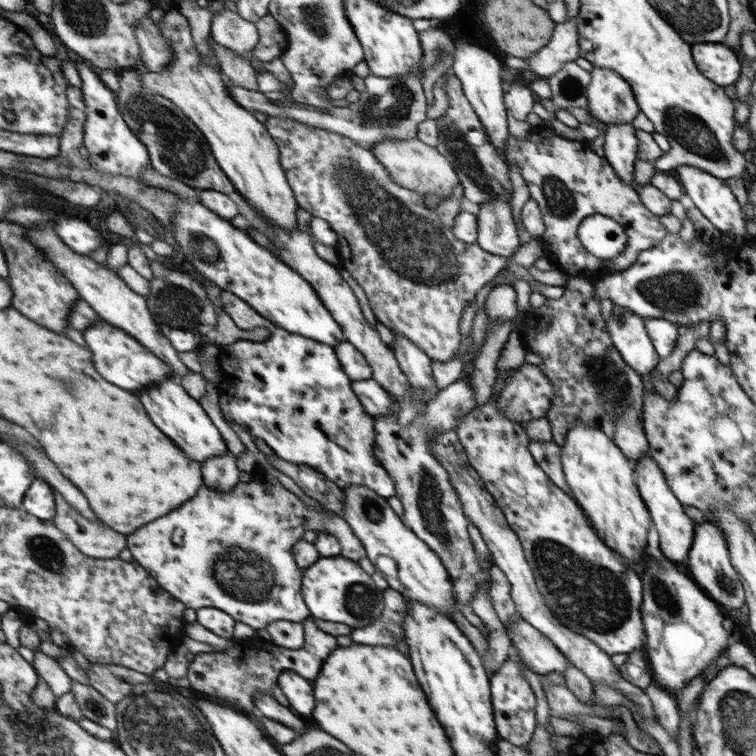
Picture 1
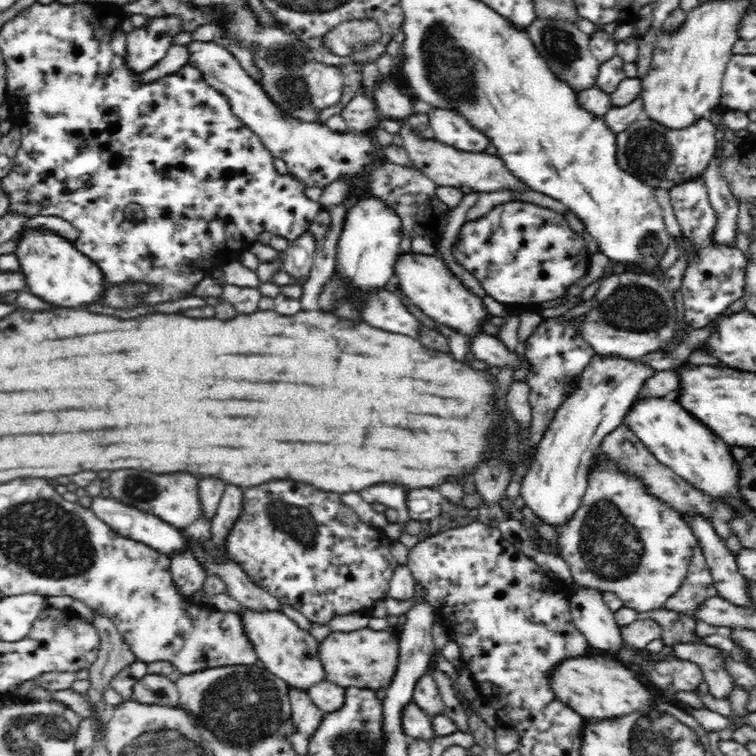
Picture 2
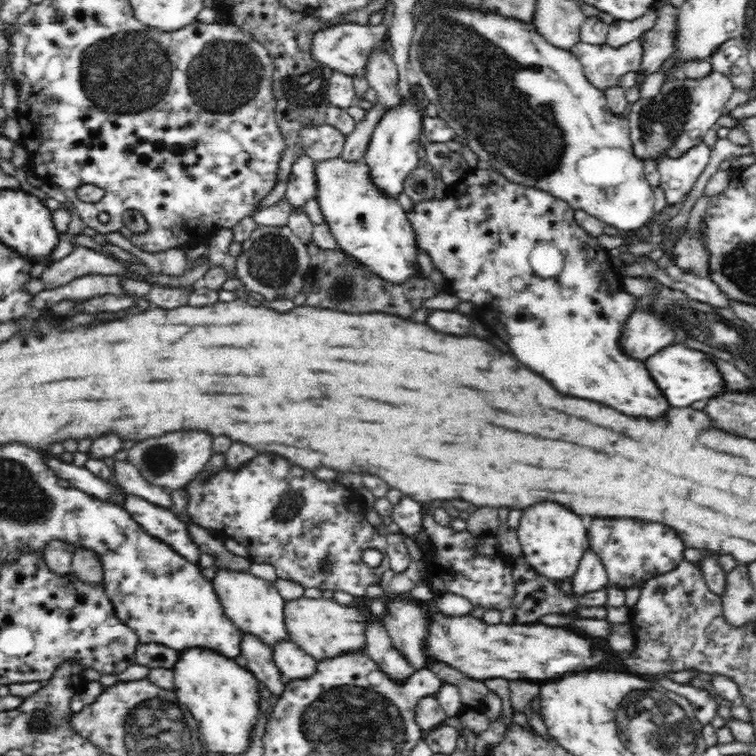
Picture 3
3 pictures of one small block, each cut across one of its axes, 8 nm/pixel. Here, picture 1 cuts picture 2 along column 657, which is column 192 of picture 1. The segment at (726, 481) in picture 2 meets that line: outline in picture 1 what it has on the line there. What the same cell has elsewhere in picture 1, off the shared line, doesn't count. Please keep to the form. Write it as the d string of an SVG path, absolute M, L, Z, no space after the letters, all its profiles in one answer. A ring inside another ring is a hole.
M172 378L154 383L152 387L140 392L140 398L146 404L150 416L154 416L154 422L164 432L170 432L170 436L174 436L174 440L178 440L178 444L182 444L182 448L190 452L192 459L206 462L230 451L220 428L212 422L204 406L194 396L188 394L188 390L182 386L179 379Z

